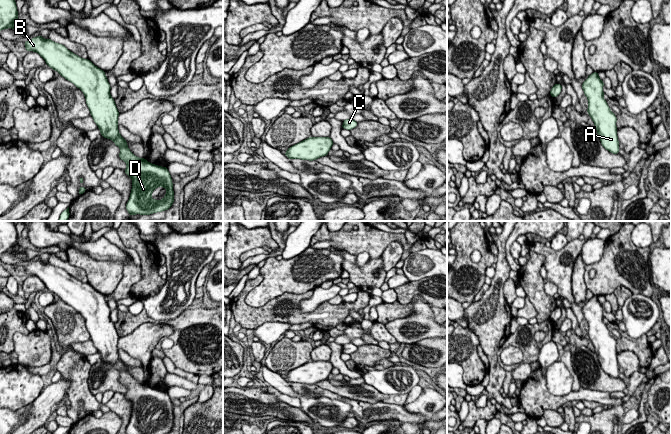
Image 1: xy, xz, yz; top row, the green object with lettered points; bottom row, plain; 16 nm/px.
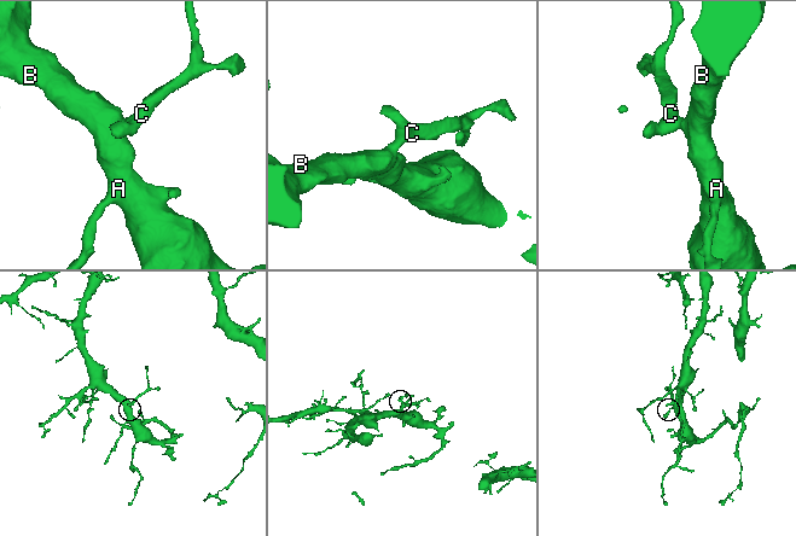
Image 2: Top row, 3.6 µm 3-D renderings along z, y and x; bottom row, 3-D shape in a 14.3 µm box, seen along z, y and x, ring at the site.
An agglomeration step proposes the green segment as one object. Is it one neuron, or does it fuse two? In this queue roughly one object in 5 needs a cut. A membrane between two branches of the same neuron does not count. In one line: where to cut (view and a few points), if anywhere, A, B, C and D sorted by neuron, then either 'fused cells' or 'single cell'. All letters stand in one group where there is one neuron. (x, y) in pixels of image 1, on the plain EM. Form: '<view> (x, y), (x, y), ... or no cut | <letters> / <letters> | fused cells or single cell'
no cut | A B C D | single cell

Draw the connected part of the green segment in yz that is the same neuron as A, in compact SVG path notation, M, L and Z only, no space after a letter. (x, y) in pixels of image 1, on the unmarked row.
M593 296L582 307L584 319L588 323L587 337L595 348L602 370L610 377L619 378L617 342L603 322L603 310L598 296Z

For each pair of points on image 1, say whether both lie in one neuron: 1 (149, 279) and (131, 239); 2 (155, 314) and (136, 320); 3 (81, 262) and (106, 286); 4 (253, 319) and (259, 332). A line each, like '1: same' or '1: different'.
1: same
2: different
3: same
4: different

